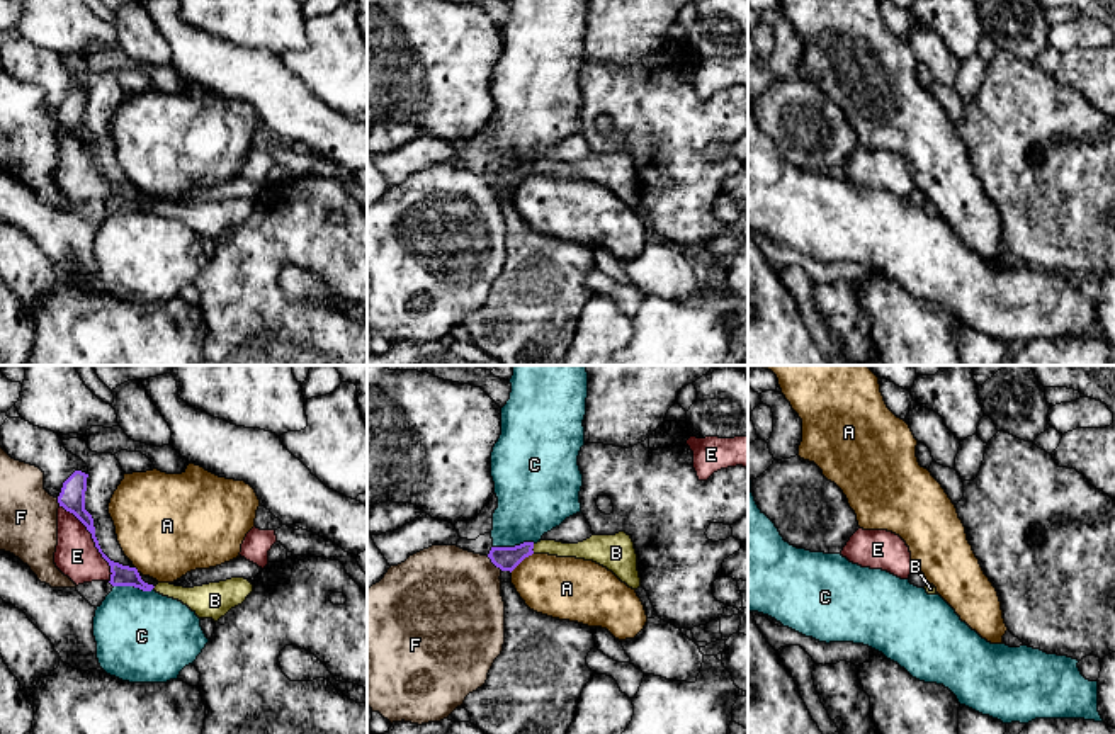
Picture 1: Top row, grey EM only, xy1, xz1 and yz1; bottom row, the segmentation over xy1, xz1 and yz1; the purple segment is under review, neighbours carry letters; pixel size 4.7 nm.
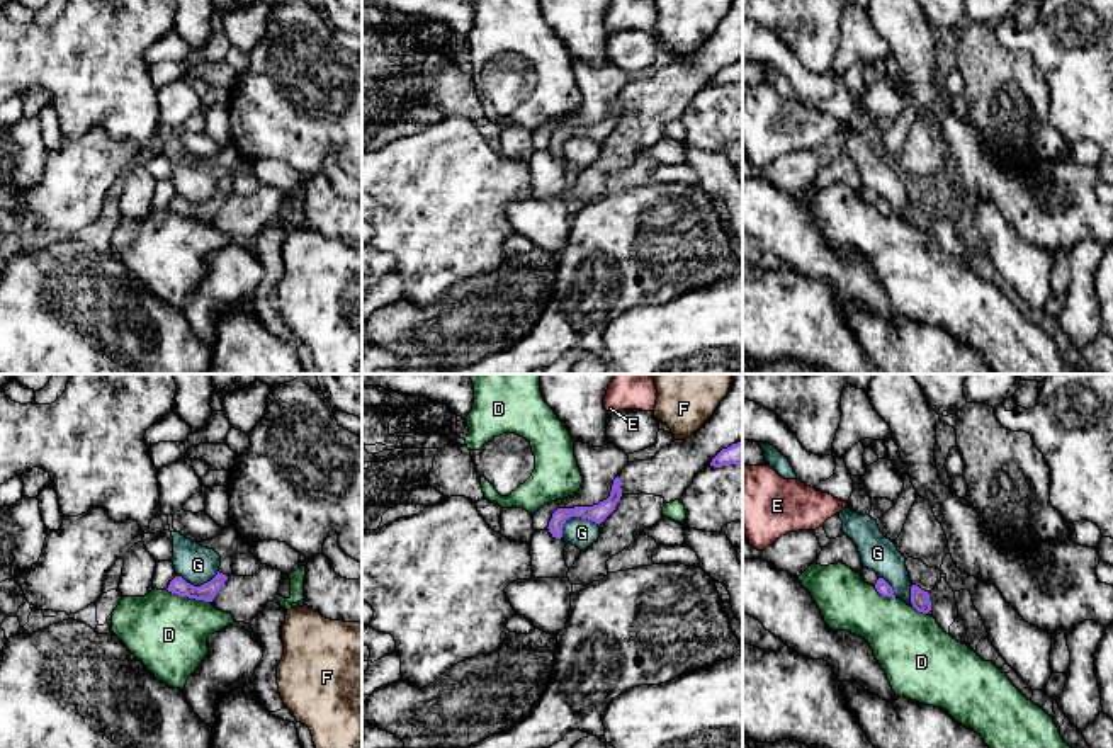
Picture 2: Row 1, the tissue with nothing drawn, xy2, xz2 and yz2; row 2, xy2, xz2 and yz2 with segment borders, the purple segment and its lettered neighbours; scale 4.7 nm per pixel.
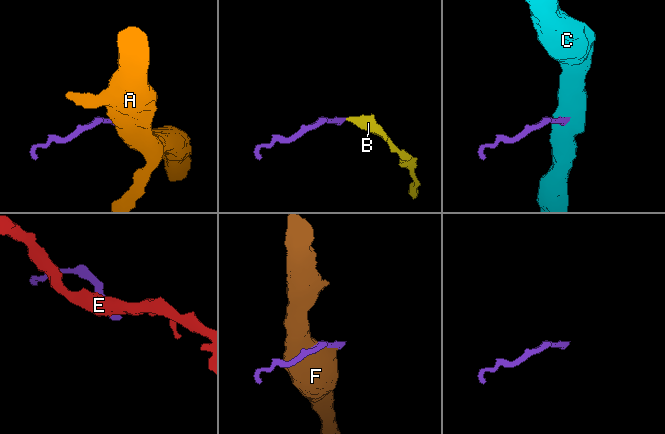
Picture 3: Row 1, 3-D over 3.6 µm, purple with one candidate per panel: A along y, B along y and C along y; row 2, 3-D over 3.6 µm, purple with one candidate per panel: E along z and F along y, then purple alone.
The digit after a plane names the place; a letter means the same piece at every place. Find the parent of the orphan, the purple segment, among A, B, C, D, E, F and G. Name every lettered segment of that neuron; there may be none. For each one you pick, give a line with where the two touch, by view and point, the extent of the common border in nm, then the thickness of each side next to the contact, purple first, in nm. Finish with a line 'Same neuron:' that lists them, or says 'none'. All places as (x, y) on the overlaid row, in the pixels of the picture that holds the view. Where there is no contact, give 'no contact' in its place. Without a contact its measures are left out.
B: contact xz1 (532, 547); length 50 nm; calibres 110 and 90 nm
Same neuron: B

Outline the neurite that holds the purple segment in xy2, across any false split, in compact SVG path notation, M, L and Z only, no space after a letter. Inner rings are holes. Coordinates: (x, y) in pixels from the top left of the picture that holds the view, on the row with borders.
M218 571L218 575L211 581L207 581L201 586L194 586L194 585L187 583L182 576L175 576L170 581L167 590L178 597L212 602L226 580L228 580L228 576Z

